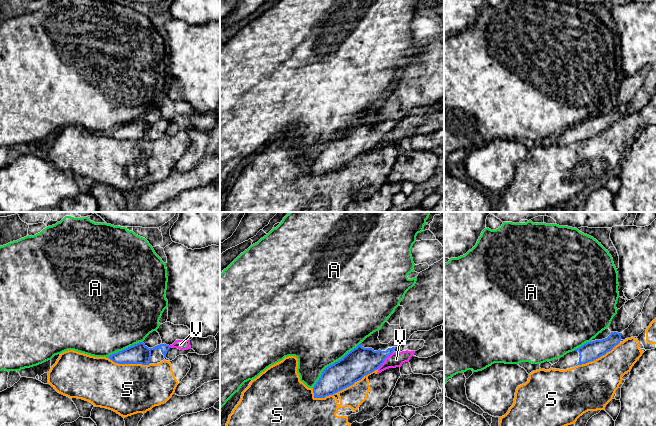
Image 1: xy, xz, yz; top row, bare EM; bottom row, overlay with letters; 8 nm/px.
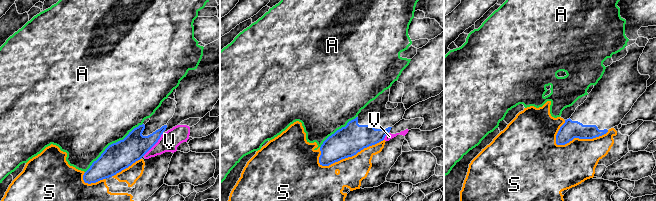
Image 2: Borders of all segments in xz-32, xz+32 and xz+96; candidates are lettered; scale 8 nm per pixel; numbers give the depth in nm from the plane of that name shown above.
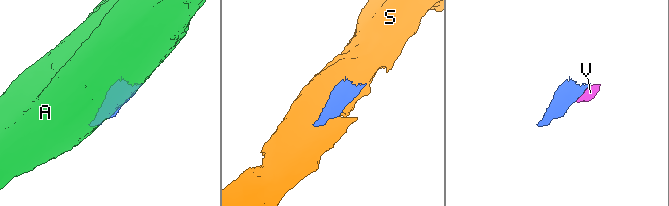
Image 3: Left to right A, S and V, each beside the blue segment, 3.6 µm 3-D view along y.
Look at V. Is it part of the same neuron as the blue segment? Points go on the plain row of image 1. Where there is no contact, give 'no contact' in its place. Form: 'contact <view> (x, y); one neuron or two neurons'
contact xz (384, 136); two neurons

